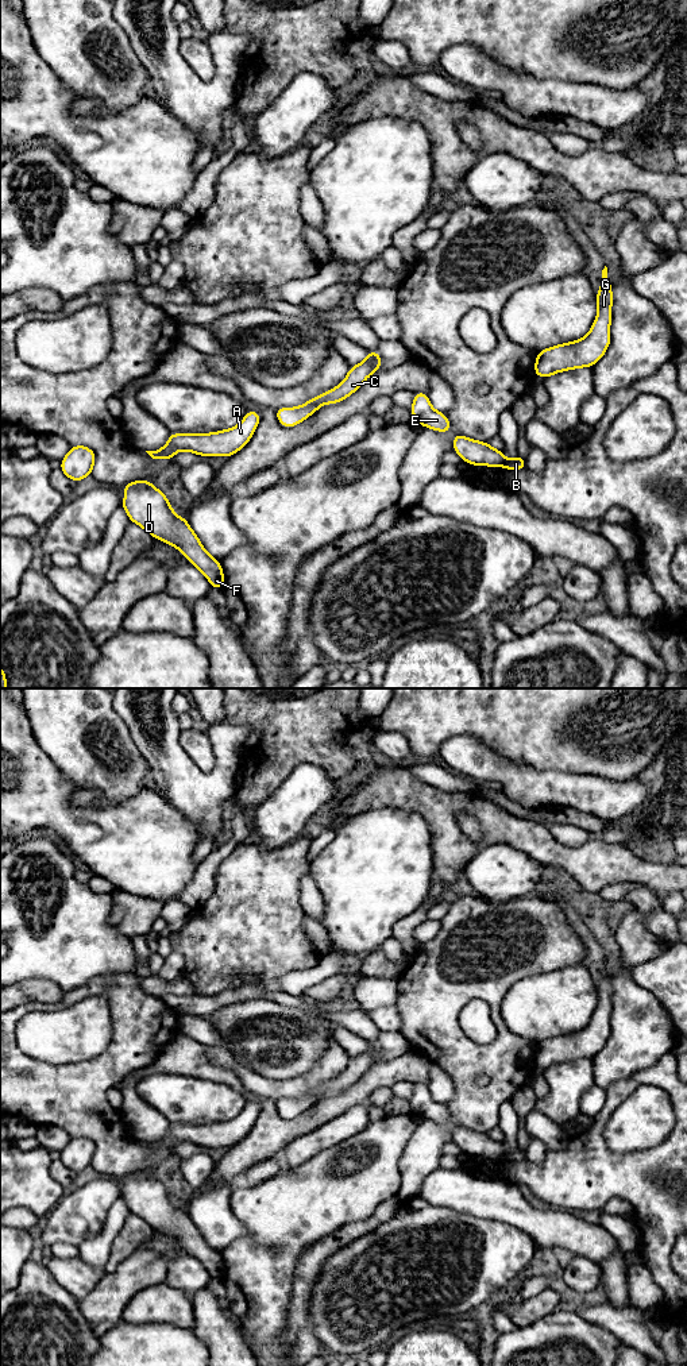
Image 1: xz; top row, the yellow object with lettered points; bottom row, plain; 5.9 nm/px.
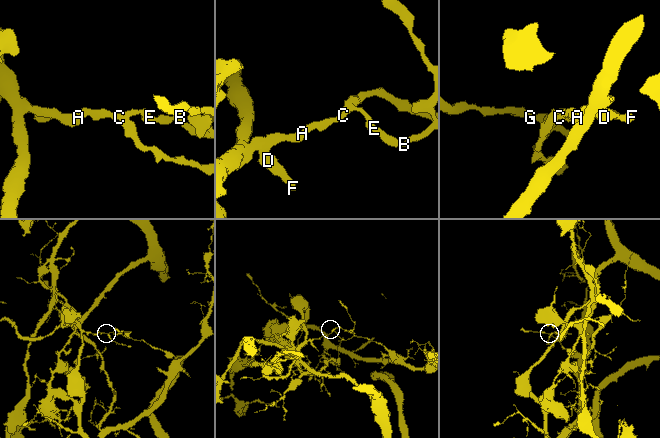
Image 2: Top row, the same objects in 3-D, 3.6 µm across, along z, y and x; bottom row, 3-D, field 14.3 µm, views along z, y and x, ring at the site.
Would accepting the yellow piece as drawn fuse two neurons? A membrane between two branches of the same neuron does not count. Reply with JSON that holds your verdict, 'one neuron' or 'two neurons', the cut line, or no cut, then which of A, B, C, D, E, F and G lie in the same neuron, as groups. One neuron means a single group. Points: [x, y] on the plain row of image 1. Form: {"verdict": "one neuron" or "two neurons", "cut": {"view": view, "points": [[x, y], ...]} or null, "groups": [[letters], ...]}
{"verdict": "two neurons", "cut": {"view": "xz", "points": [[375, 1041], [373, 1062]]}, "groups": [["A", "C", "D", "F"], ["B", "E", "G"]]}

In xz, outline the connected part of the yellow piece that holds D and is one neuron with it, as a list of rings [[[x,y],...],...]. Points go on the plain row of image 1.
[[[146,1172],[130,1173],[123,1178],[126,1189],[121,1199],[127,1203],[130,1212],[138,1215],[147,1222],[154,1230],[178,1239],[182,1246],[197,1258],[209,1272],[212,1280],[224,1278],[223,1259],[219,1251],[213,1250],[202,1238],[196,1224],[189,1218],[186,1209],[177,1207],[169,1191],[162,1182]]]

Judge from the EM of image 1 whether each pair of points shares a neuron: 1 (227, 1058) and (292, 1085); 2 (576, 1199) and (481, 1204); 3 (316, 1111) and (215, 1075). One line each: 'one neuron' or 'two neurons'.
1: one neuron
2: two neurons
3: one neuron

